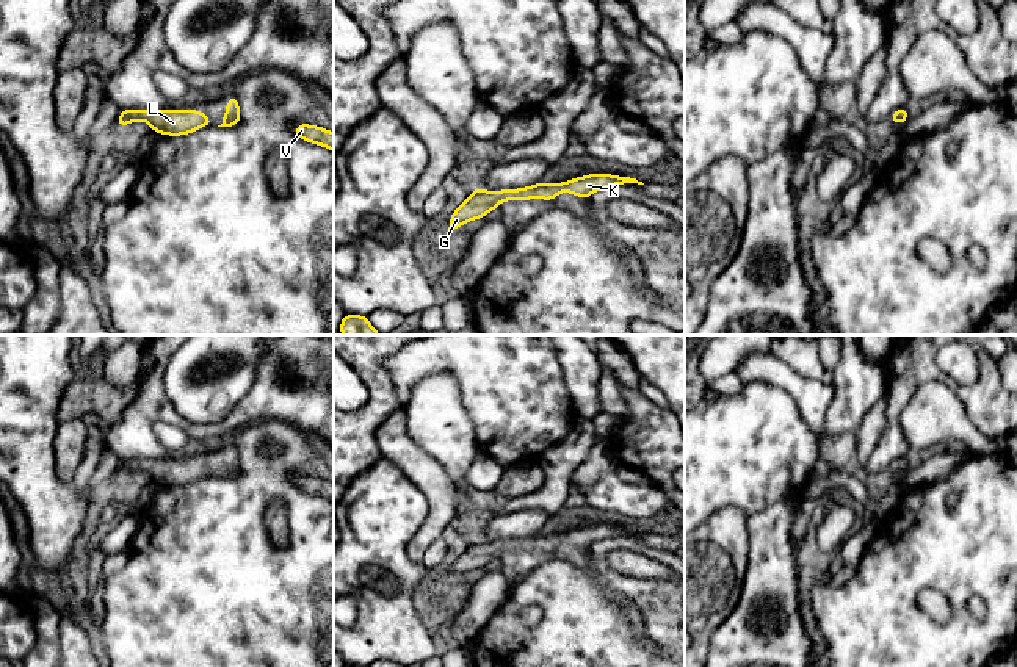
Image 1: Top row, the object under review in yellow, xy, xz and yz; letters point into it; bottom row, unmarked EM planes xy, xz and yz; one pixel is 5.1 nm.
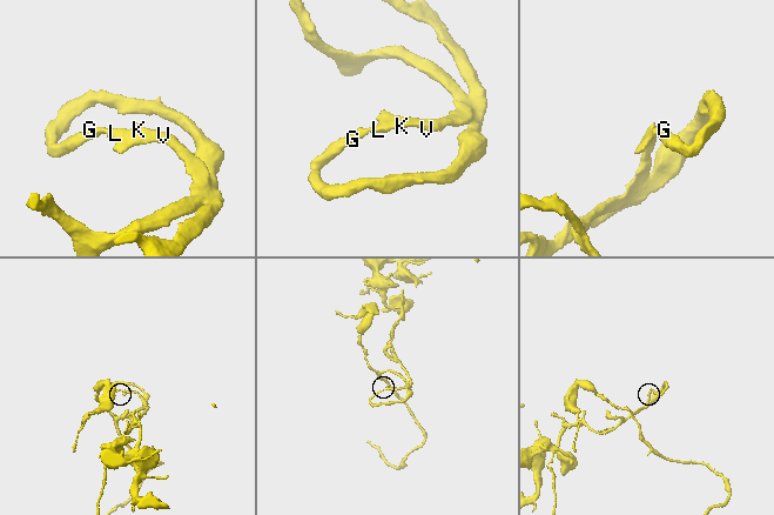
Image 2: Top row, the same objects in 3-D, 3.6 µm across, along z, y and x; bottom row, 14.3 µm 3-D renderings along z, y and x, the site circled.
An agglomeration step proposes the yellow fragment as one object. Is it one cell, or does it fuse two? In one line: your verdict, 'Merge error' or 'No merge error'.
No merge error

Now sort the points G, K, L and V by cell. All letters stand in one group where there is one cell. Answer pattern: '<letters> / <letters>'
G K L V

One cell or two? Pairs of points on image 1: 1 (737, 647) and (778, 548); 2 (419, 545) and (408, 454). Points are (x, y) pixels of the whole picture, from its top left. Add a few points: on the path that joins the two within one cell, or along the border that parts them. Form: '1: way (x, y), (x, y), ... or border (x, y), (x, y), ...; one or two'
1: way (743, 622), (749, 598), (771, 573); one
2: way (434, 523), (437, 520), (437, 486), (428, 476); one

